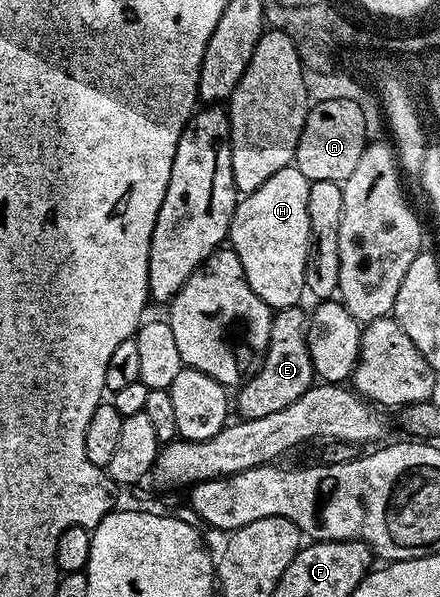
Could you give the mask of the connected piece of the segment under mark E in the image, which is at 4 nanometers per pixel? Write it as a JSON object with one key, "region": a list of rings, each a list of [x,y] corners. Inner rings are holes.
{"region":[[[290,306],[274,313],[270,328],[270,346],[259,371],[244,381],[238,389],[237,408],[242,419],[260,419],[288,407],[314,385],[315,373],[307,344],[307,314],[303,308]]]}

